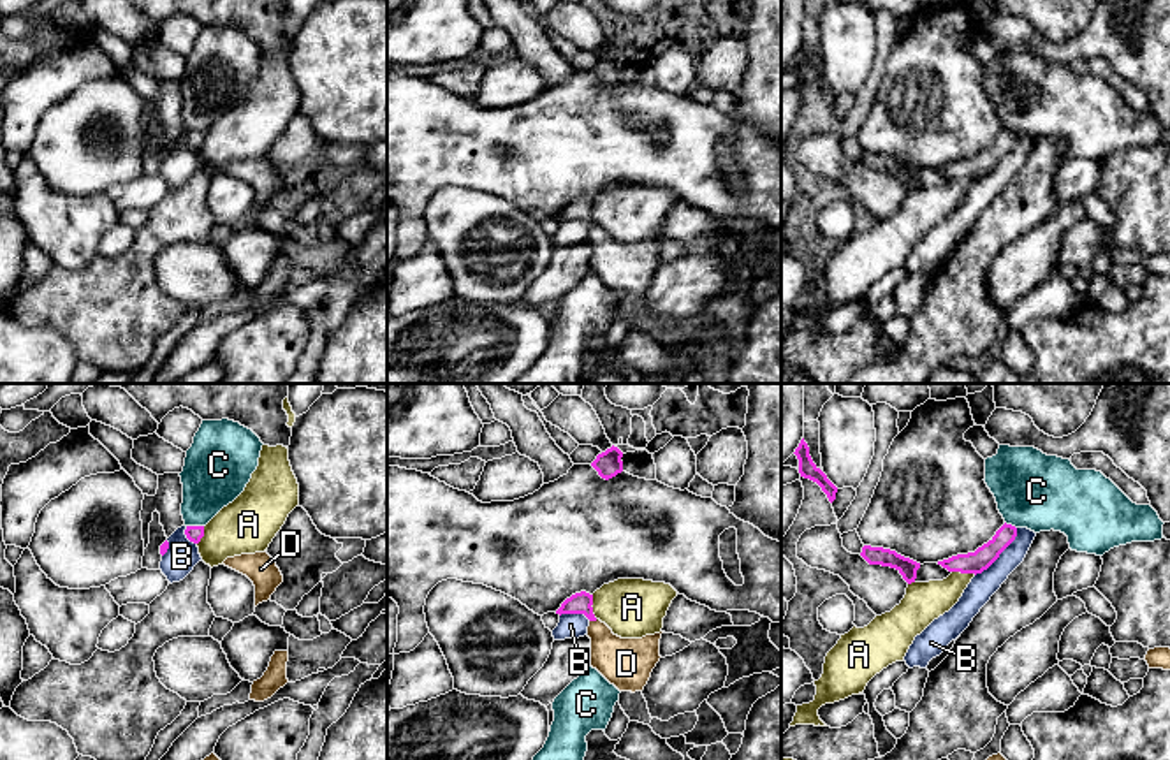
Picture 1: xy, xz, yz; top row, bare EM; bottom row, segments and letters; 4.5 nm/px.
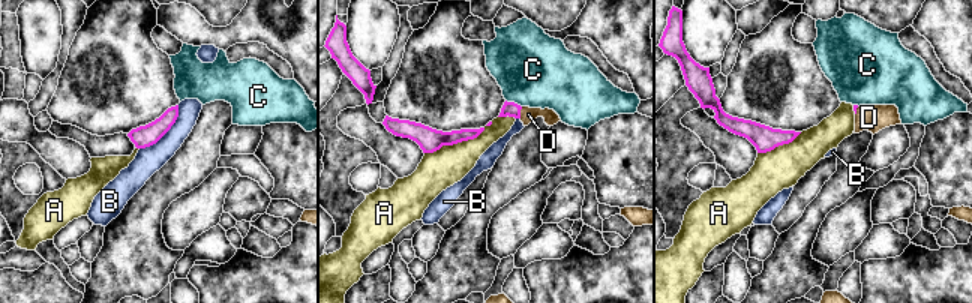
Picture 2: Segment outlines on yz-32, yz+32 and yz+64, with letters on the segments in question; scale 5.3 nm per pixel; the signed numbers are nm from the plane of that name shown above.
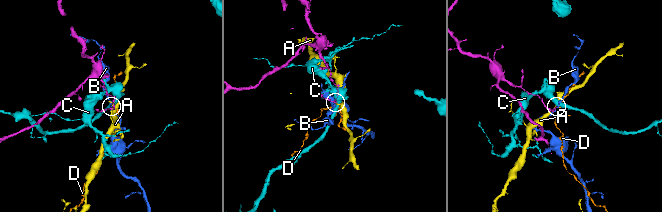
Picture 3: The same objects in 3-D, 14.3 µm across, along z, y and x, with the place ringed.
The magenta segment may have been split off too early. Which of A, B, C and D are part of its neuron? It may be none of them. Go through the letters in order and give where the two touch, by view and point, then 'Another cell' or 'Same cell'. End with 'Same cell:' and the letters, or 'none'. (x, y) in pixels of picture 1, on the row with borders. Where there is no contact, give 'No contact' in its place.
A: Touches magenta at xz (592, 607). Another cell
B: Touches magenta at yz (1000, 553). Another cell
C: Touches magenta at xy (196, 526). Another cell
D: Touches magenta at xz (593, 620). Same cell
Same cell: D

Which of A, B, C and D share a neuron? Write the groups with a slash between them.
A / B / C / D

